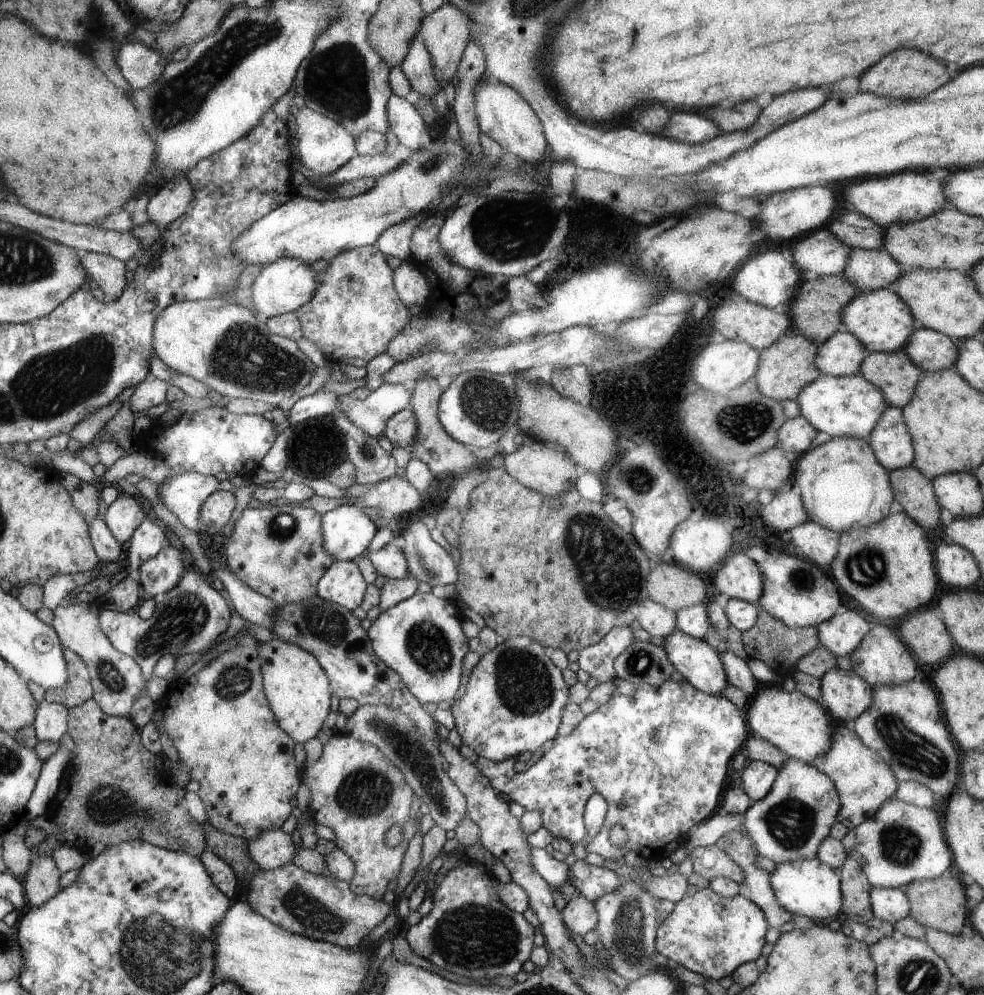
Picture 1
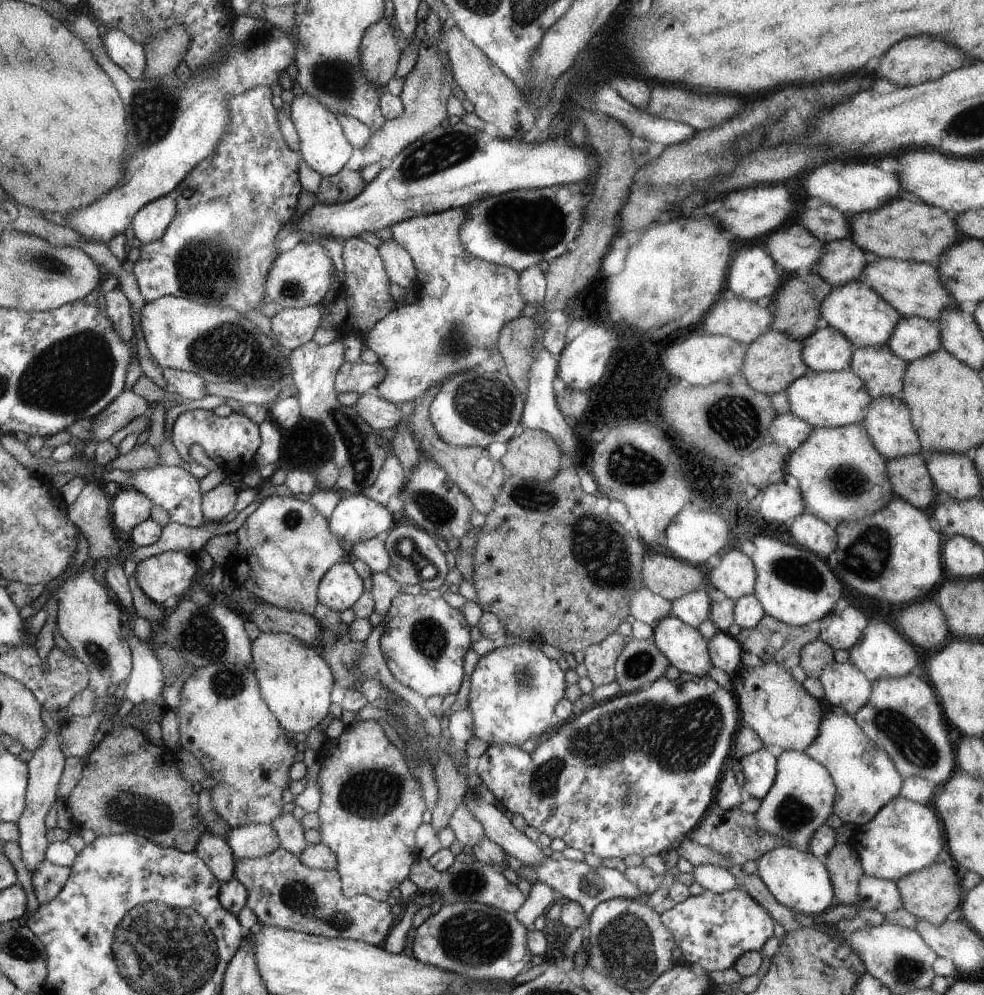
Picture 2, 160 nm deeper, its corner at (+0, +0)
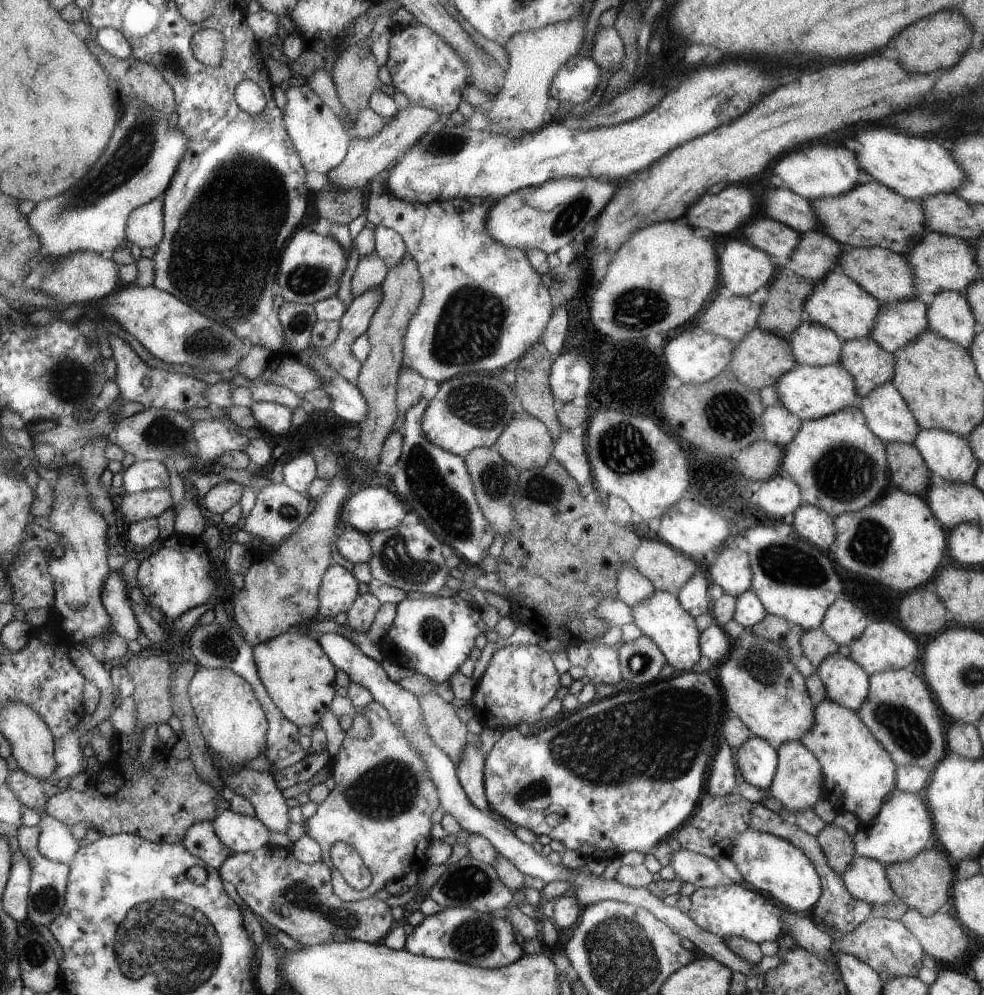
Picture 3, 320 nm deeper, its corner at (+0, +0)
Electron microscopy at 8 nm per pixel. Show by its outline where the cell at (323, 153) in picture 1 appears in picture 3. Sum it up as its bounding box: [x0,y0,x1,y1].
[285,84,351,174]

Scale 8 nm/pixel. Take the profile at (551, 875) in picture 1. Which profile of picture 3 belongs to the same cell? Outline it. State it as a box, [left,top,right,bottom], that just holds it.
[456,737,491,813]

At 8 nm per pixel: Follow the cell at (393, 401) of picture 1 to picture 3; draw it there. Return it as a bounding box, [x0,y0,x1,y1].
[366,171,554,385]

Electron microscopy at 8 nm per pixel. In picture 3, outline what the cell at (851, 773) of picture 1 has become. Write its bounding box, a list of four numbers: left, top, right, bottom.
[799,699,896,823]

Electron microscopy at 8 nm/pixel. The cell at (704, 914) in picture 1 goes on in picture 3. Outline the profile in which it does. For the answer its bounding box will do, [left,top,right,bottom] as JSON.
[687,882,784,945]

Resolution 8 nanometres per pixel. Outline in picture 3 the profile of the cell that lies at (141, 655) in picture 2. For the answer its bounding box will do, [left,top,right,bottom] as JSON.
[102,570,142,642]

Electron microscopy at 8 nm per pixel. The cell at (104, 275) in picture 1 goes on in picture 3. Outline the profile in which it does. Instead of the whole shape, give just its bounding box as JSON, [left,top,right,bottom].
[108,335,210,412]

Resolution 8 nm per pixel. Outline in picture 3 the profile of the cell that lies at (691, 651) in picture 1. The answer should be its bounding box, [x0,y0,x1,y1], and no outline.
[631,591,703,673]

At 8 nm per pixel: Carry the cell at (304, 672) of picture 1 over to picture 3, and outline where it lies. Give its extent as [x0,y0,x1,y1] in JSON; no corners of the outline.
[254,630,334,729]

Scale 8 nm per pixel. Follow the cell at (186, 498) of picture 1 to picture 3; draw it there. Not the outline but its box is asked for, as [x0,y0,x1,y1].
[122,460,170,494]

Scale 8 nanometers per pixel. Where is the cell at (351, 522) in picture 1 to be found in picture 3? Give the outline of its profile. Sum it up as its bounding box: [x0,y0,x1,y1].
[339,487,409,536]

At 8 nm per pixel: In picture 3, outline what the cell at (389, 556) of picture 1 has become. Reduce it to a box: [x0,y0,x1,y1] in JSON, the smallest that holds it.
[336,527,372,565]

